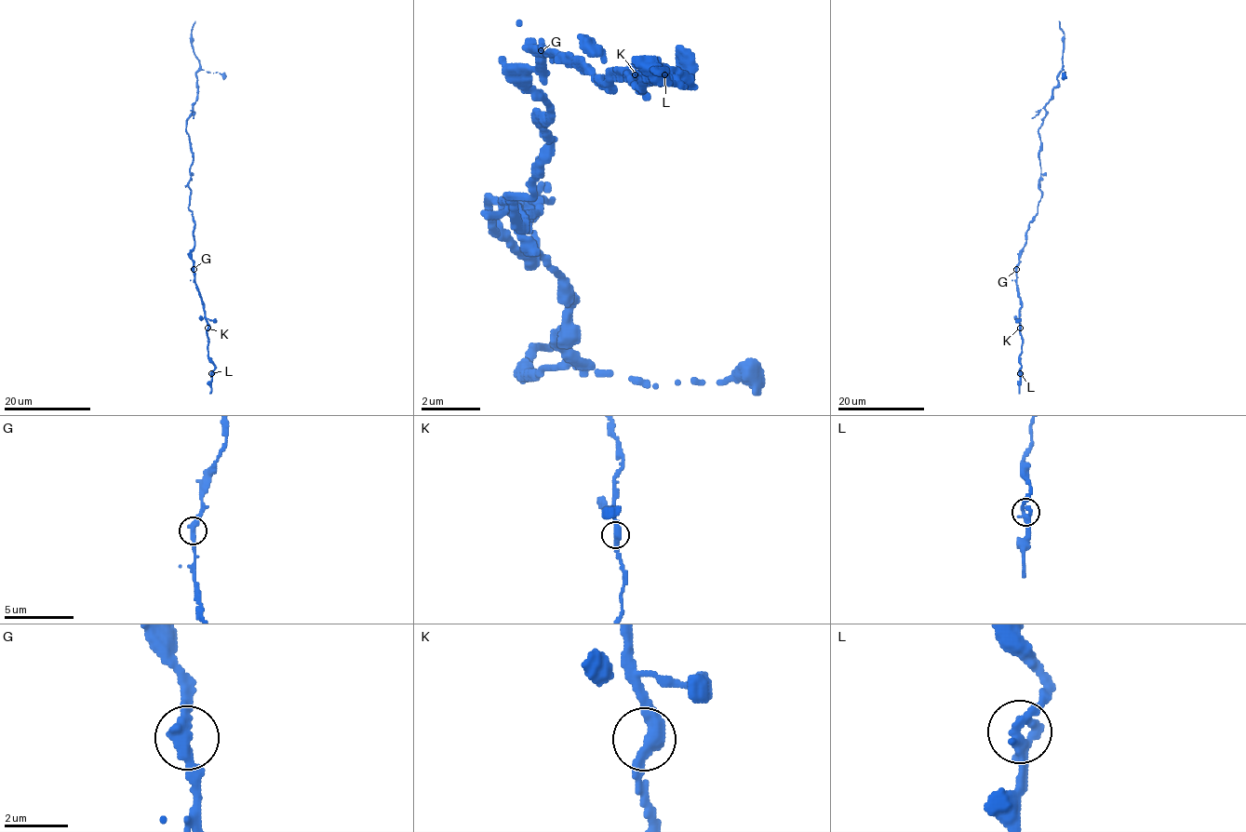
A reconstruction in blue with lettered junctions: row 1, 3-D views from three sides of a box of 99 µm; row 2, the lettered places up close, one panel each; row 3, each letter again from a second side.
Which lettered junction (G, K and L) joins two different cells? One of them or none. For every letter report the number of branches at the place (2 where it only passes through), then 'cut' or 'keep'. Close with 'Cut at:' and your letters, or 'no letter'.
G: 2 | keep
K: 2 | keep
L: 2 | keep
Cut at: no letter

